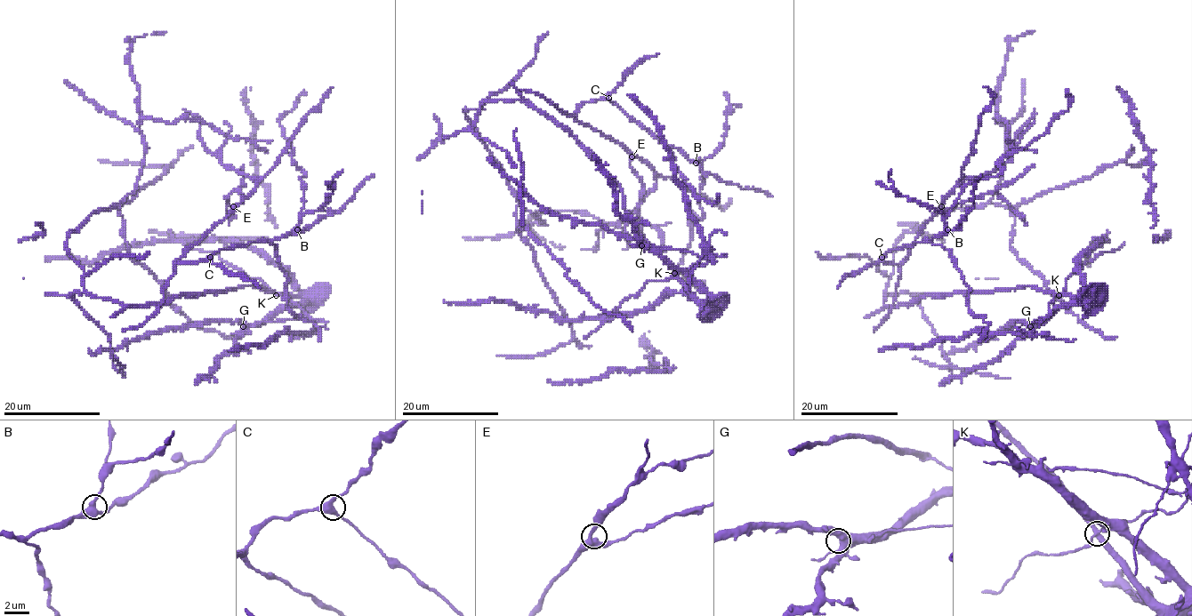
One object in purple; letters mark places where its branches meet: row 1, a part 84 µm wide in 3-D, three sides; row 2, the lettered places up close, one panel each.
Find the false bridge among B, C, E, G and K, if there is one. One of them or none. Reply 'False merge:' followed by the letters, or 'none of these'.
False merge: K

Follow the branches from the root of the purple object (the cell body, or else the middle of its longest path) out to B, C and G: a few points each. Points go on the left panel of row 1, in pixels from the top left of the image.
B: (187, 293), (152, 305), (160, 303), (163, 286), (176, 264), (209, 260), (221, 250), (284, 237), (297, 229)
C: (187, 293), (180, 293), (152, 305), (160, 303), (163, 286), (176, 264), (210, 257)
G: (187, 293), (217, 293), (257, 286), (294, 301), (310, 317), (243, 326)

